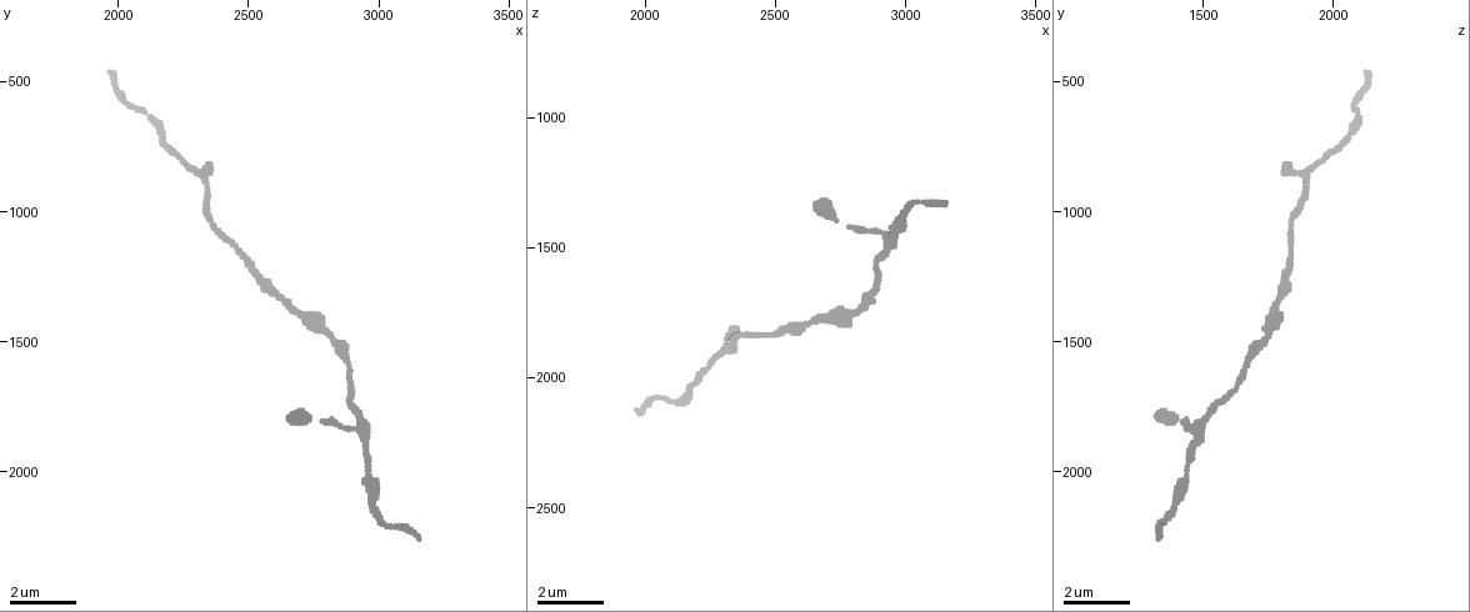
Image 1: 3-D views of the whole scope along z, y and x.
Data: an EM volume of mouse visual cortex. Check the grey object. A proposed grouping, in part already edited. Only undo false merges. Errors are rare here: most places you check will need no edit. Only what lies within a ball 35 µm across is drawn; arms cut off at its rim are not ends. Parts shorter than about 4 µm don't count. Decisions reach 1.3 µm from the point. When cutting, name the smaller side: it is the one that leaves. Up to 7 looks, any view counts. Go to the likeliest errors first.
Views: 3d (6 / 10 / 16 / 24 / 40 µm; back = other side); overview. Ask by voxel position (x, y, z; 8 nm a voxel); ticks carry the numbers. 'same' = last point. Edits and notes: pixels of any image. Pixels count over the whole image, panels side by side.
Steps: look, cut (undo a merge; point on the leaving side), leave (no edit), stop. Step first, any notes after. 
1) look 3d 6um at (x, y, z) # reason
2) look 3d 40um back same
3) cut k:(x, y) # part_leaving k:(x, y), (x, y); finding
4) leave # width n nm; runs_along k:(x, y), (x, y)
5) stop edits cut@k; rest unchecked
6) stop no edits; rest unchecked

look 3d 10um at (2710, 1390, 1780)

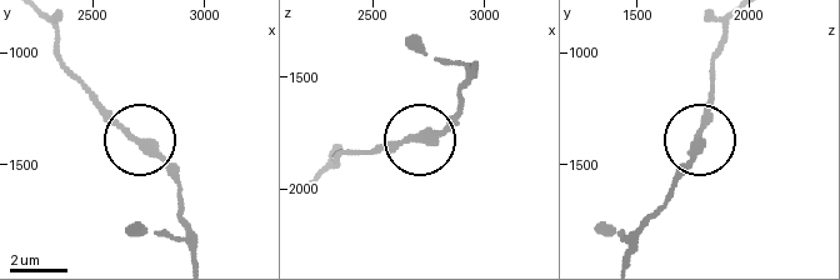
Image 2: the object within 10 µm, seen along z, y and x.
leave # runs_along 2:(700, 135), (673, 188); continuous, no second neuron

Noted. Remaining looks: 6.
look 3d 10um at (2950, 1930, 1460) # side arm on a straight run

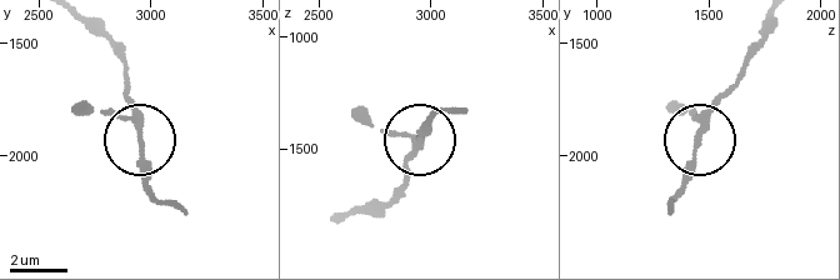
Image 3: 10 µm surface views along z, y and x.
leave # arms 3; runs_along 3:(95, 26), (124, 70), (150, 196); all the same neuron

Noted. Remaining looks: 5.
look 3d 16um at (2340, 990, 1870) # three-way junction

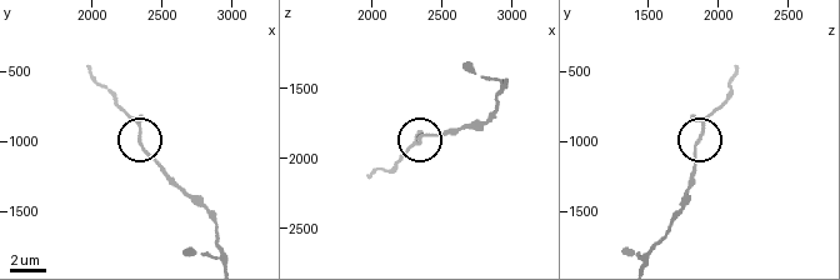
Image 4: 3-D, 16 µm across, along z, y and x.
look 3d 16um back same

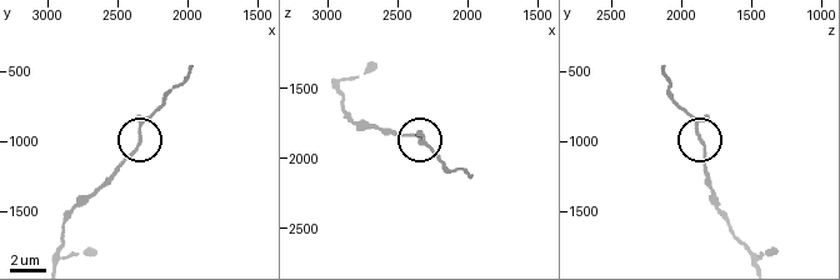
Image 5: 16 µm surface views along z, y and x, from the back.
leave # arms 3; runs_along 5:(373, 126), (414, 136), (441, 161); continuous, no second neuron

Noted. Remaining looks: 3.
stop no edits; rest unchecked

